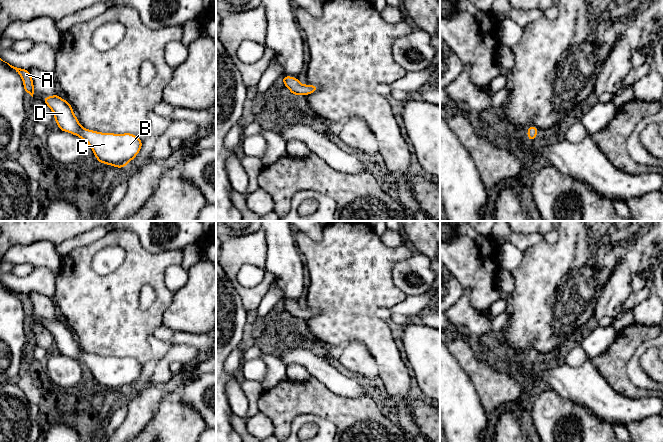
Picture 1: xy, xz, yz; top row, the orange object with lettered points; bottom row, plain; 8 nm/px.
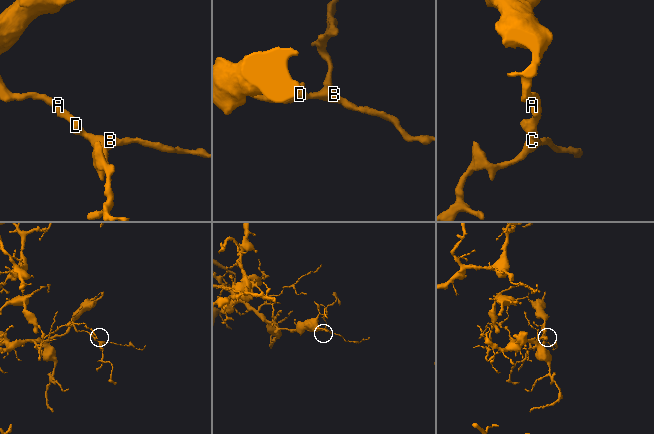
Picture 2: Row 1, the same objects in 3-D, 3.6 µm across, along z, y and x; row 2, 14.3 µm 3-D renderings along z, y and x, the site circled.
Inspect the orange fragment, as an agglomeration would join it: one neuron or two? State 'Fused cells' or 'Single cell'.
Single cell

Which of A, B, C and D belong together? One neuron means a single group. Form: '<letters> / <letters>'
A B C D

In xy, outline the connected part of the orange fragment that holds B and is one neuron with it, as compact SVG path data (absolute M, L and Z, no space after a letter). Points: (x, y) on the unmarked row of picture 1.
M57 318L44 321L43 326L54 337L59 354L77 359L92 372L96 384L116 392L124 392L139 377L143 365L131 357L101 357L83 352L68 325Z

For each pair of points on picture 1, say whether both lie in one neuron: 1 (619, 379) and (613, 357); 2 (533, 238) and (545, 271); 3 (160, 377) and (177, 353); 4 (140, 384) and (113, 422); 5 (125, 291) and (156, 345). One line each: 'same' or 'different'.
1: same
2: different
3: same
4: same
5: different

